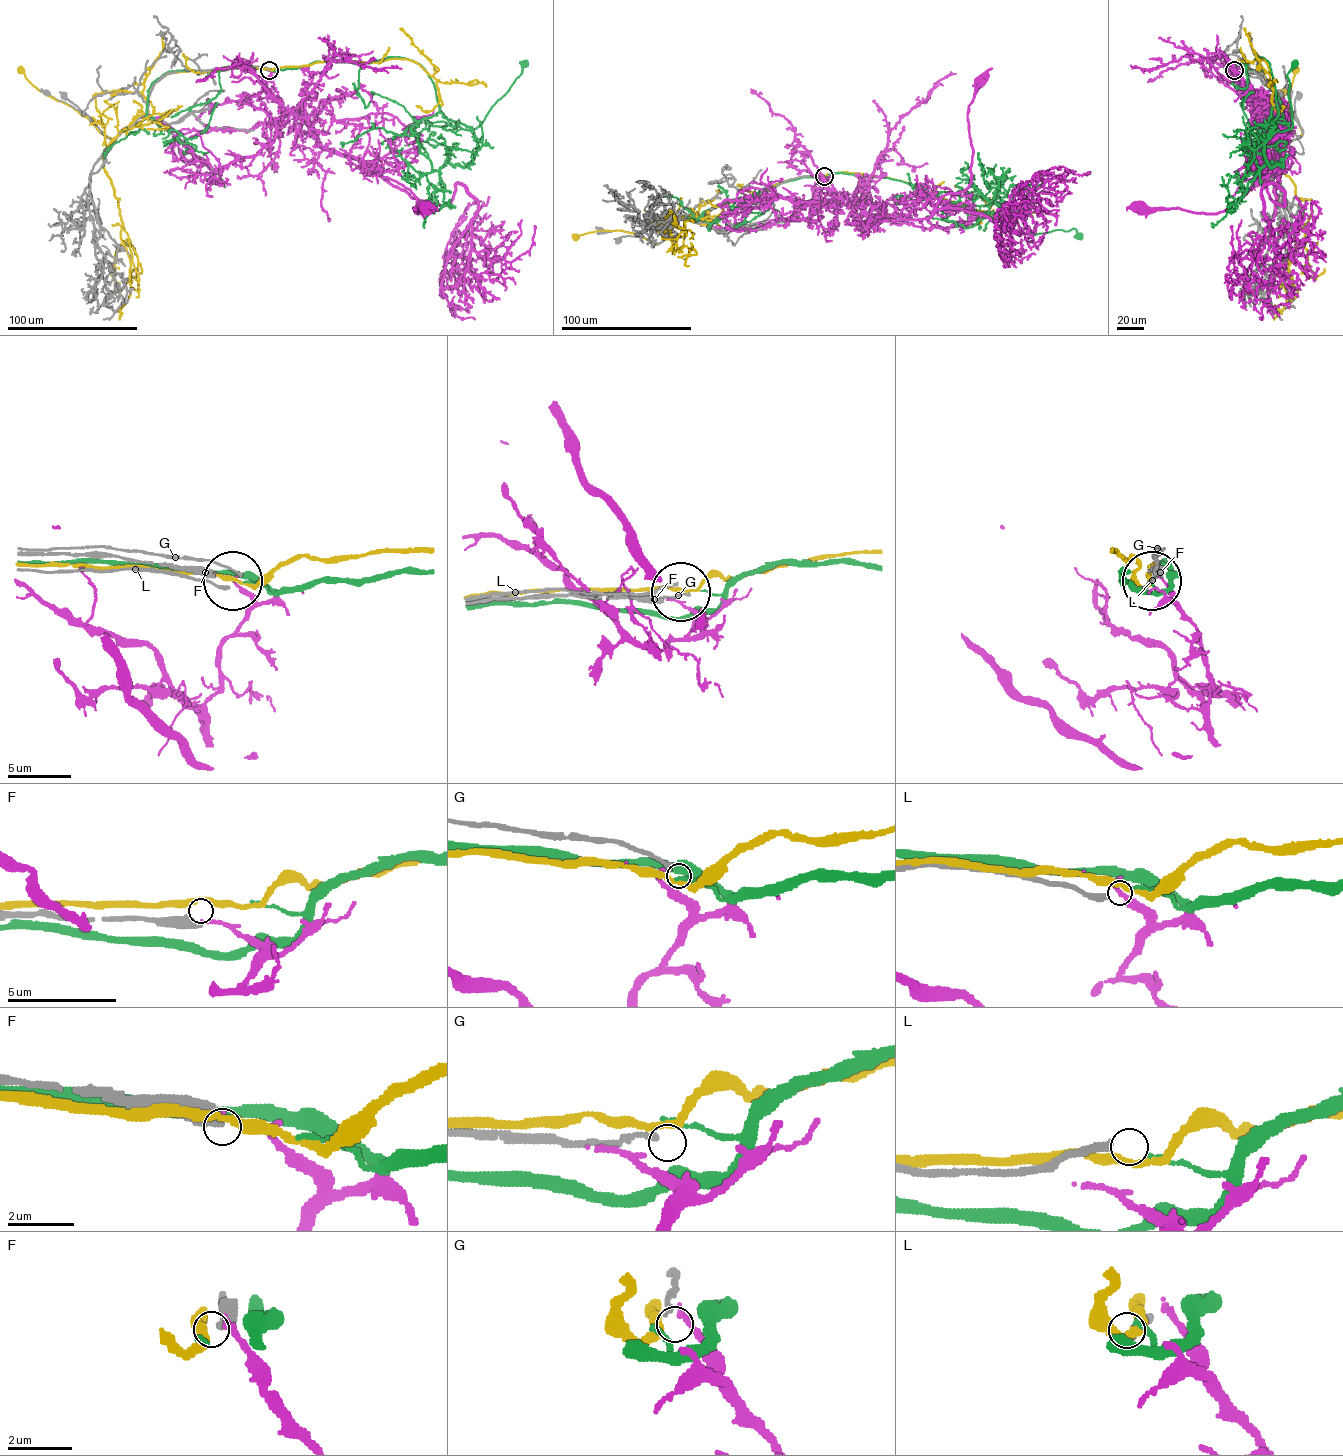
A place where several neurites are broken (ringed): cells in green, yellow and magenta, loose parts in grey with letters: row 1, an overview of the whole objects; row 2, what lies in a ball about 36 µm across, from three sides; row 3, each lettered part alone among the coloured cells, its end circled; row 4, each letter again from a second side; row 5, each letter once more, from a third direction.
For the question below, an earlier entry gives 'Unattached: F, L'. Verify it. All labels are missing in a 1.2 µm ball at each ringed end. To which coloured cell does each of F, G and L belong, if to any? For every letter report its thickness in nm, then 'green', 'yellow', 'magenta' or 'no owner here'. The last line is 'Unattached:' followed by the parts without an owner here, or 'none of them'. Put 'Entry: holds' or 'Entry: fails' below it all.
F: 550 nm thick; no owner here
G: 150 nm thick; no owner here
L: 280 nm thick; no owner here
Unattached: F, G, L
Entry: fails

